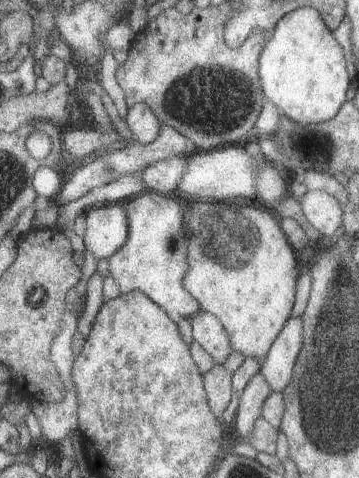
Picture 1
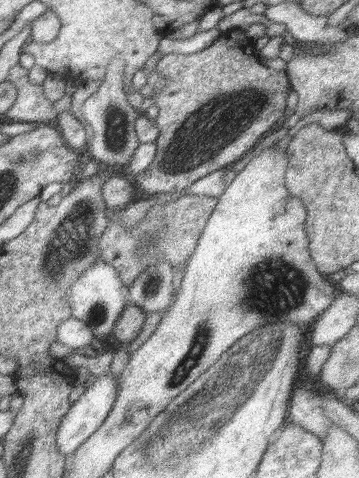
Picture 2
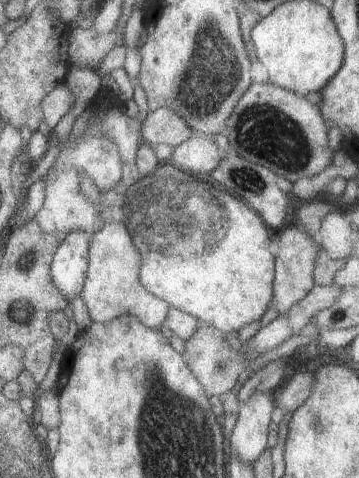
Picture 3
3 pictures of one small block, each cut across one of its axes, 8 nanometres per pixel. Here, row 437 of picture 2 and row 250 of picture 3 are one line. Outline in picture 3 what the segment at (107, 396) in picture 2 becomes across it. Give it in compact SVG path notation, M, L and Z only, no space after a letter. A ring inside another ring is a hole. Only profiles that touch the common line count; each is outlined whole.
M69 232L61 246L55 250L51 262L51 280L67 298L81 294L89 270L89 242L91 232Z

